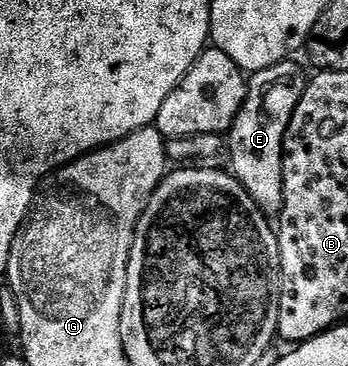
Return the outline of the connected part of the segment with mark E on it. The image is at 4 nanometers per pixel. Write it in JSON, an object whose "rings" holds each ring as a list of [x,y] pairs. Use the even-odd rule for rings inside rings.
{"rings":[[[292,59],[282,60],[248,77],[249,93],[227,133],[227,156],[233,159],[232,175],[270,218],[280,217],[283,206],[283,142],[291,118],[305,93],[307,75]],[[229,139],[229,140],[228,140]]]}

